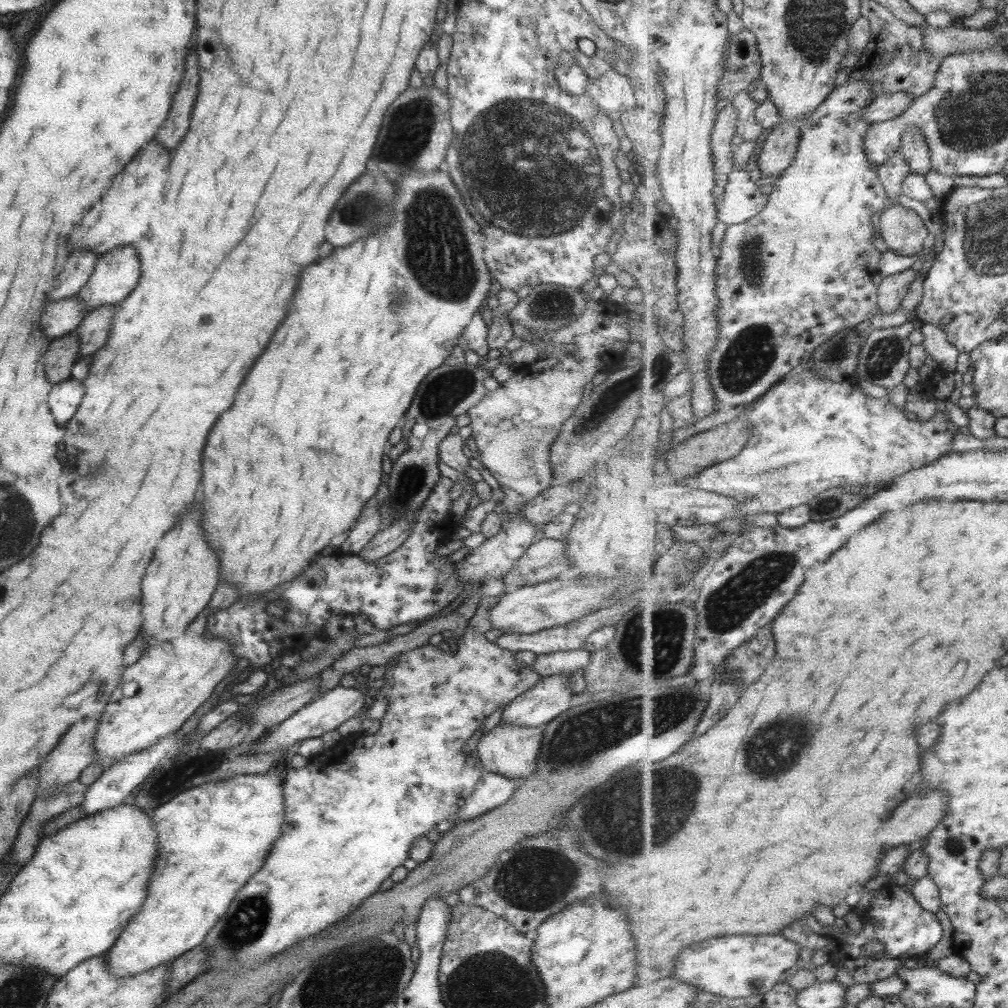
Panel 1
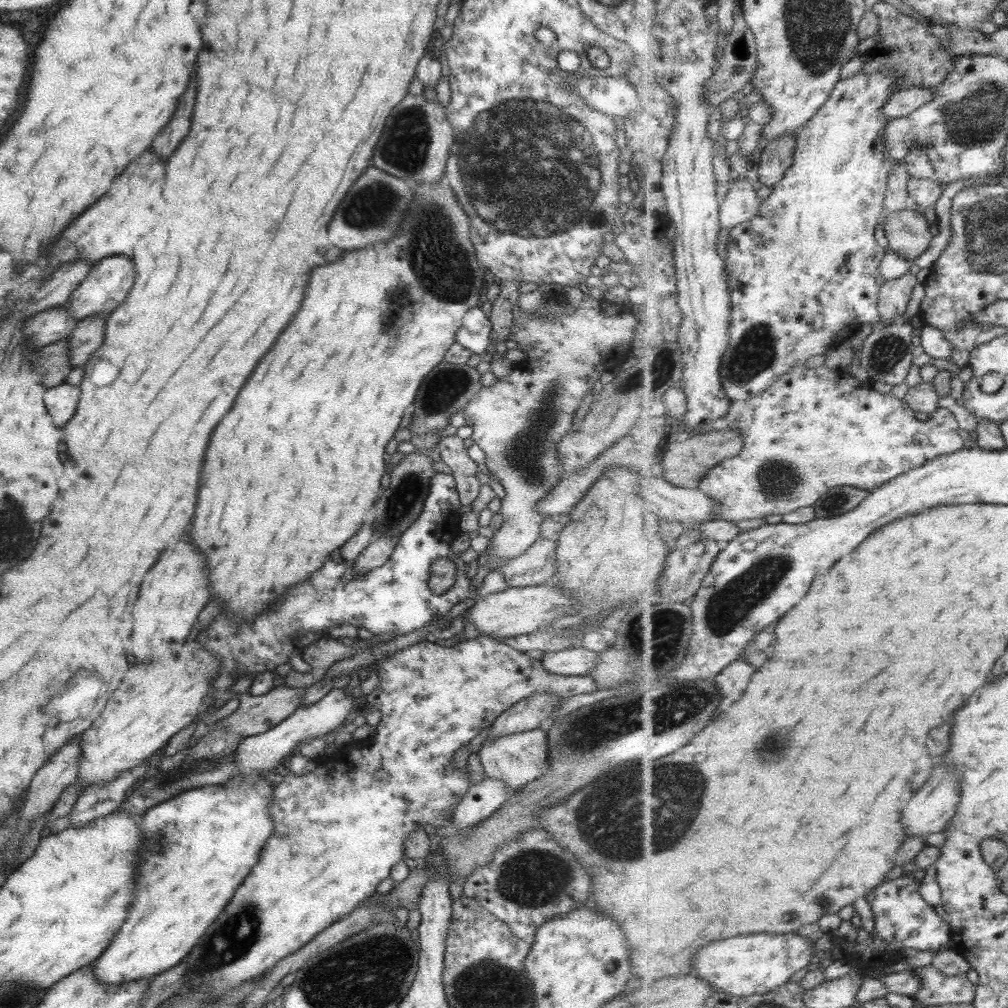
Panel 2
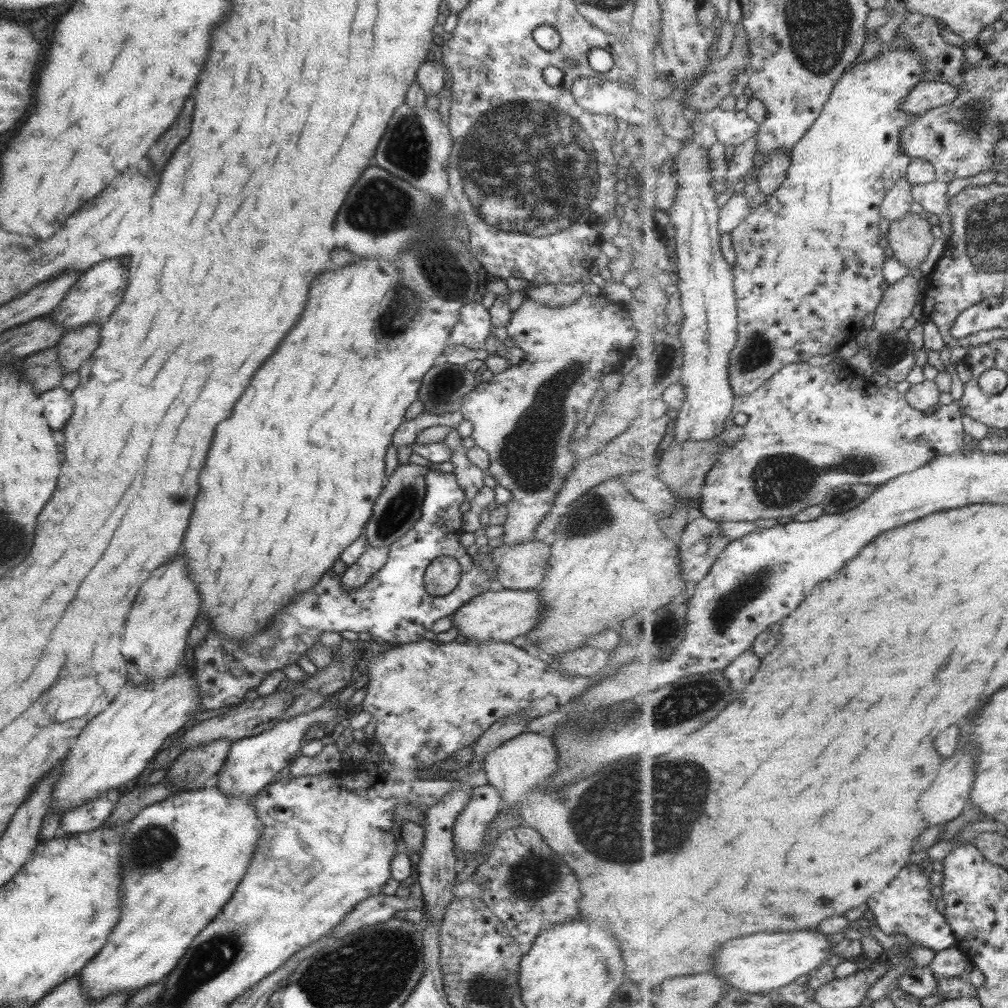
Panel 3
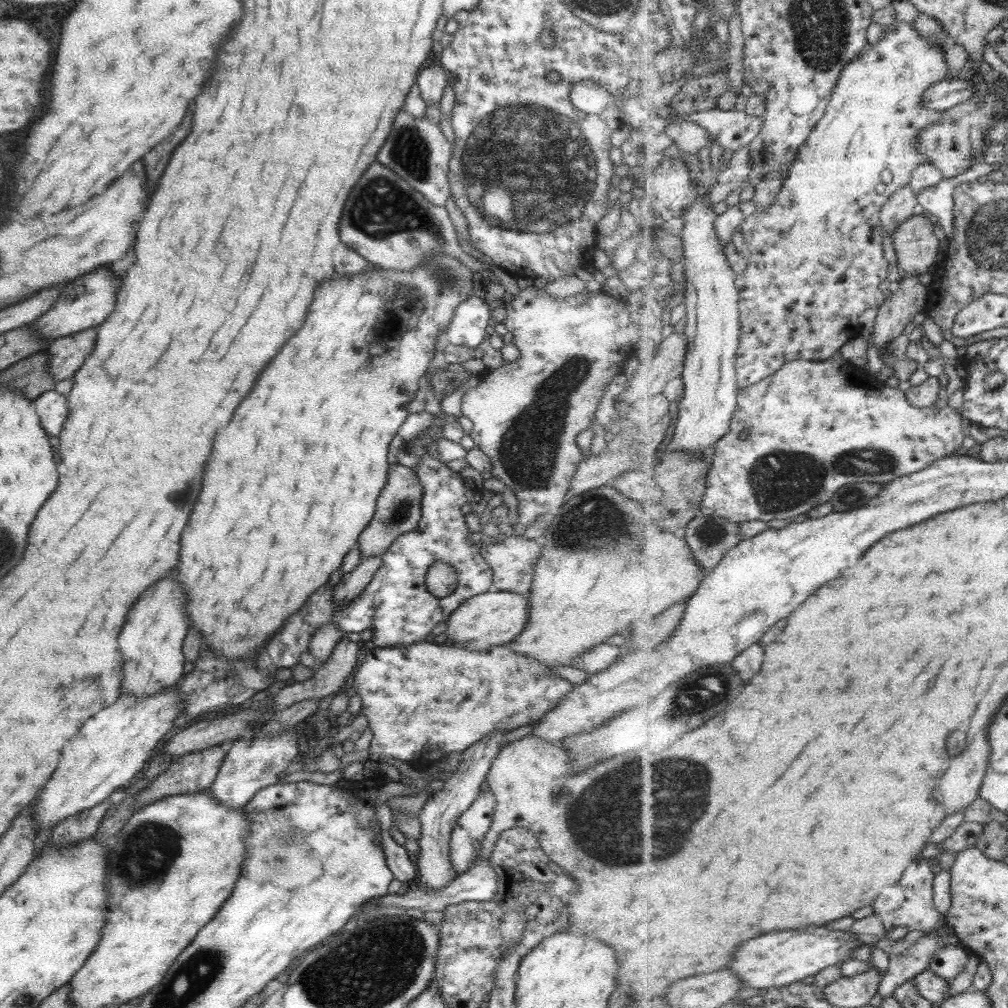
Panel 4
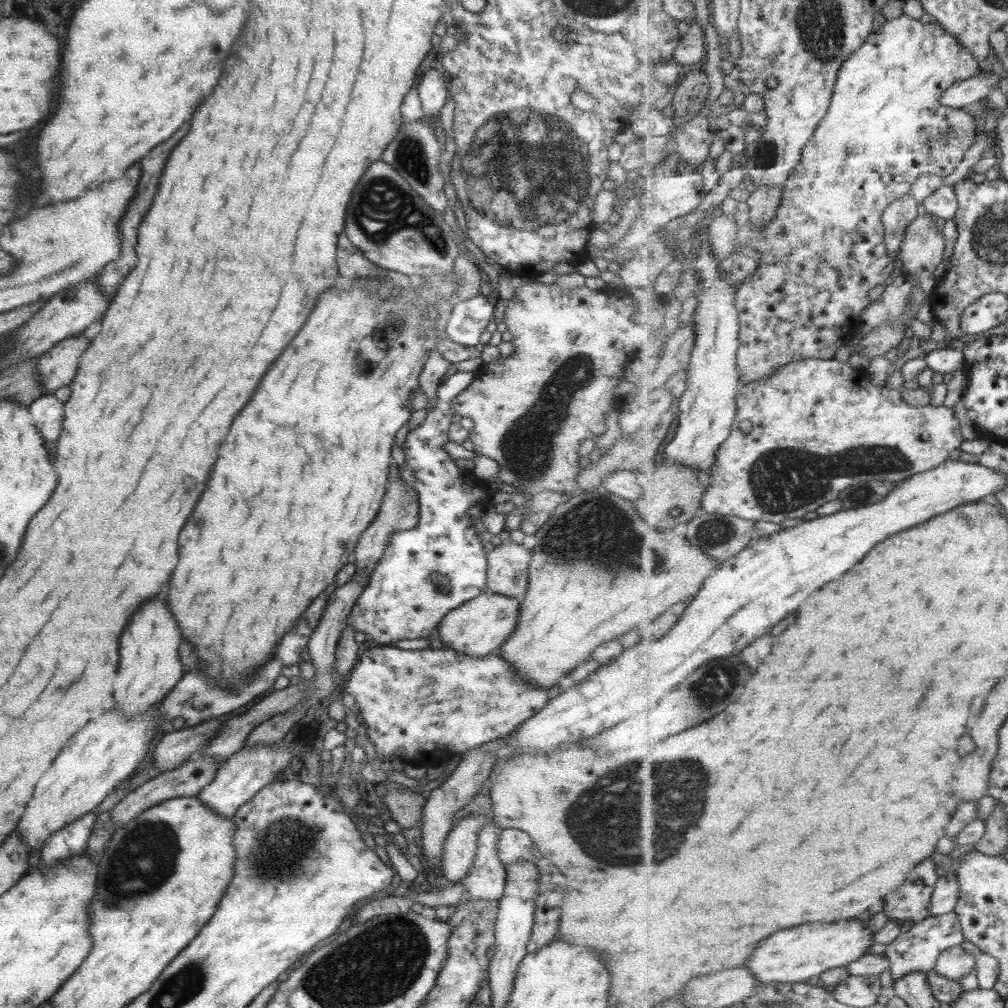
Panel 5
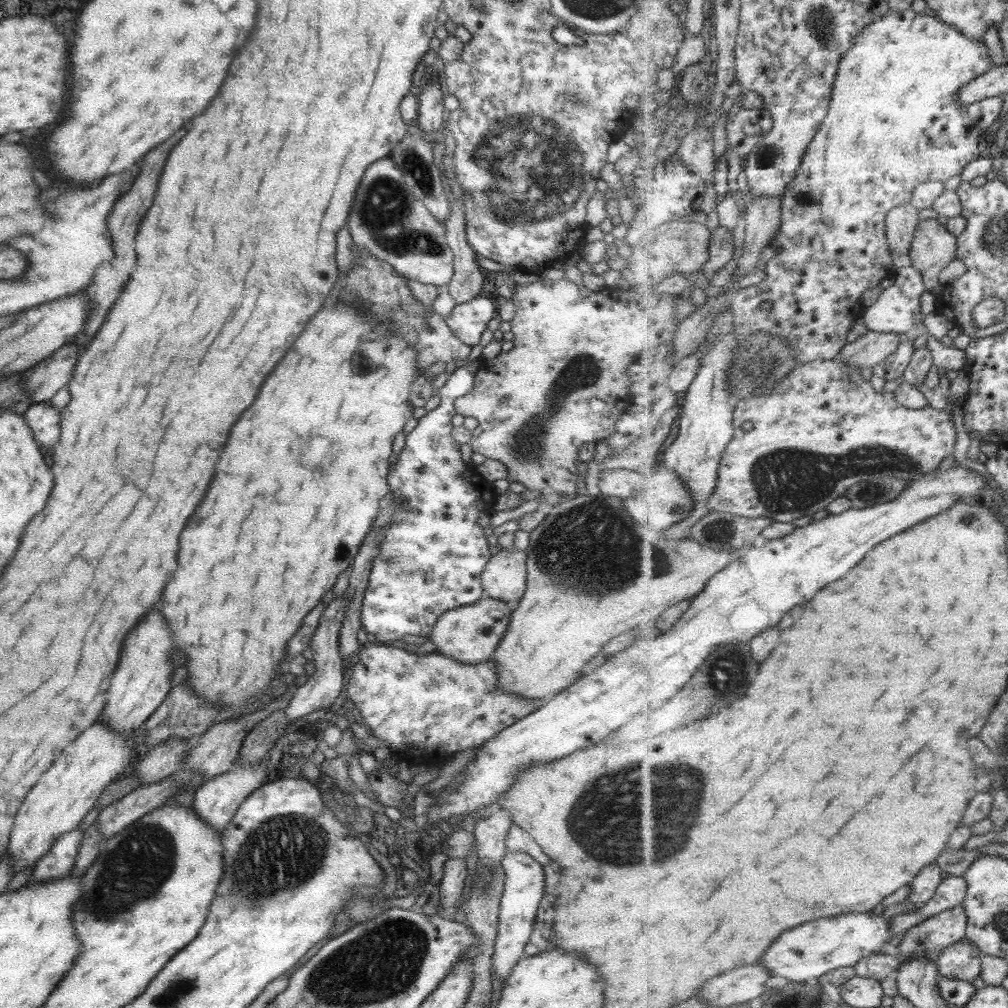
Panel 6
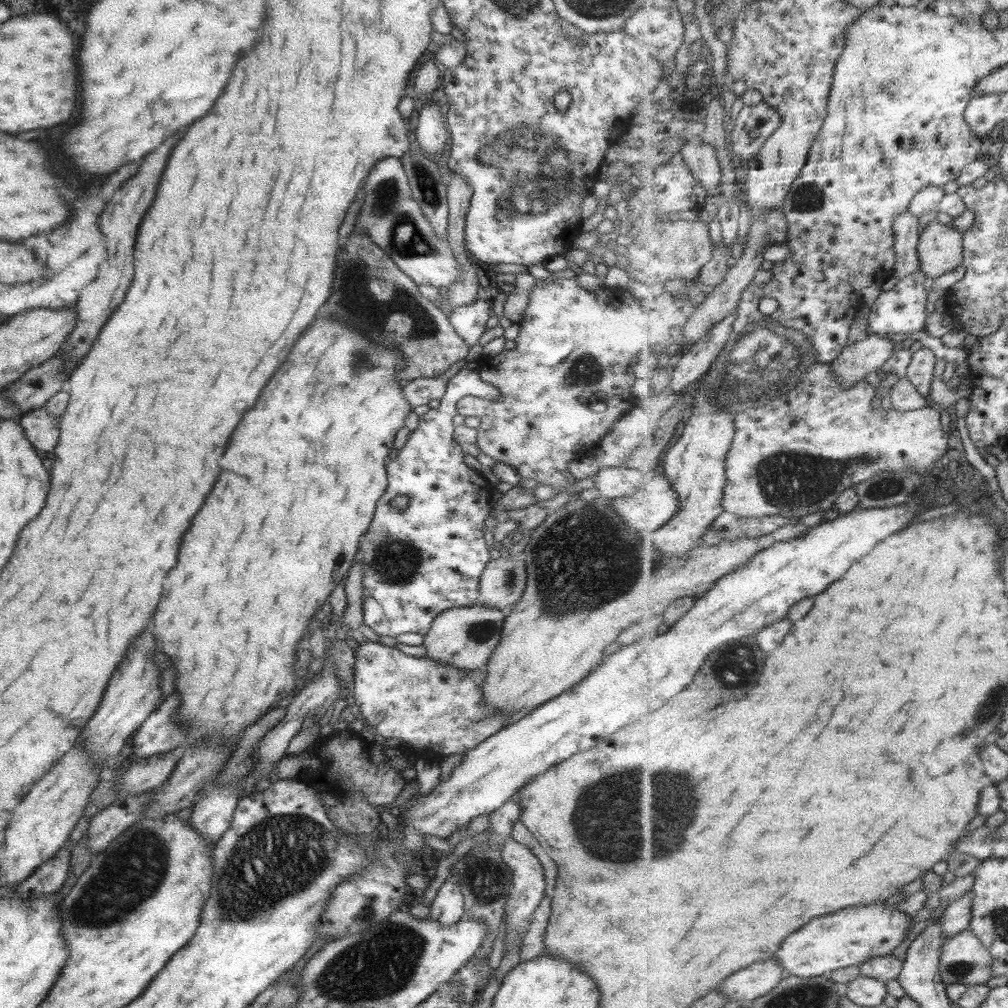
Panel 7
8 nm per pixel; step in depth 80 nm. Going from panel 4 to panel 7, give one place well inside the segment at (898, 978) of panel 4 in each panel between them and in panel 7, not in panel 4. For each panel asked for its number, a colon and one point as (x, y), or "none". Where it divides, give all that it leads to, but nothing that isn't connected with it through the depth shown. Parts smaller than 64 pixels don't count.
5: (917, 950)
6: (931, 937)
7: (957, 917)

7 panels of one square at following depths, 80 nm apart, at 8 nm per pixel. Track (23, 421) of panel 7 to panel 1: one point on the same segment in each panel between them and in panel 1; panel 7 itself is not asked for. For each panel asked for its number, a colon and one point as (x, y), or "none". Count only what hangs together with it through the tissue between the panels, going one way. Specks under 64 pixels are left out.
1: (63, 397)
2: (59, 401)
3: (56, 407)
4: (51, 408)
5: (47, 412)
6: (44, 421)

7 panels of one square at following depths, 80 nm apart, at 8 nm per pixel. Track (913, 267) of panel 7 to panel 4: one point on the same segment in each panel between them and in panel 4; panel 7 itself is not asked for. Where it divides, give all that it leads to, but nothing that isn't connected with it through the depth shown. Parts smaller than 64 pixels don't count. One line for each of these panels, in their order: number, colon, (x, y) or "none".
4: (901, 206)
5: (898, 215)
6: (903, 221)

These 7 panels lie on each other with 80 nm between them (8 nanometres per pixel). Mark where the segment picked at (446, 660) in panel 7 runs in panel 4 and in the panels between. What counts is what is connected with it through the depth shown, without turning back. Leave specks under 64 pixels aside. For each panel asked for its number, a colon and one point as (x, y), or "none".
4: (492, 618)
5: (478, 626)
6: (469, 634)

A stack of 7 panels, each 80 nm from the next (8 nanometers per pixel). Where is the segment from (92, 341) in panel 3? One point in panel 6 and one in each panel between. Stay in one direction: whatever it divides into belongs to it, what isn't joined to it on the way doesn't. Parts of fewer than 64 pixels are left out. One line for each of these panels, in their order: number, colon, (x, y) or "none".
4: (66, 353)
5: (56, 367)
6: (41, 381)

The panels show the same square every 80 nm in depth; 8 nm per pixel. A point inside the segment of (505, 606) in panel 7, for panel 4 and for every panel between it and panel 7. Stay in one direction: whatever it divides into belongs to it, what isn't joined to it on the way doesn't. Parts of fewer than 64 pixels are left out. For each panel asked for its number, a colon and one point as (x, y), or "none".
4: (511, 561)
5: (507, 563)
6: (503, 578)

